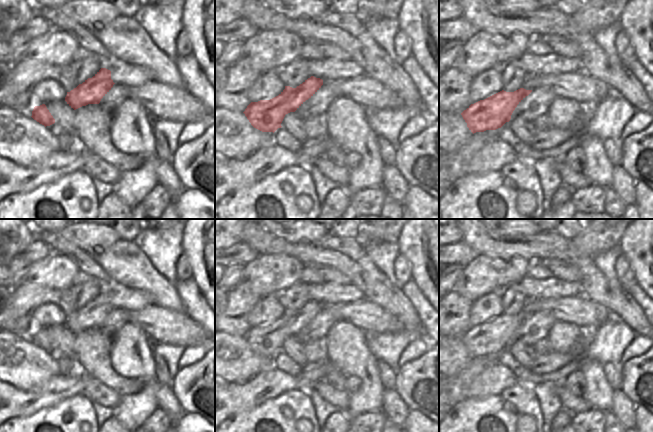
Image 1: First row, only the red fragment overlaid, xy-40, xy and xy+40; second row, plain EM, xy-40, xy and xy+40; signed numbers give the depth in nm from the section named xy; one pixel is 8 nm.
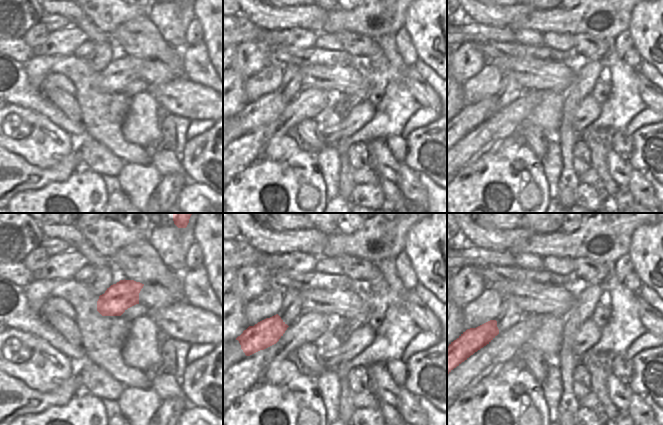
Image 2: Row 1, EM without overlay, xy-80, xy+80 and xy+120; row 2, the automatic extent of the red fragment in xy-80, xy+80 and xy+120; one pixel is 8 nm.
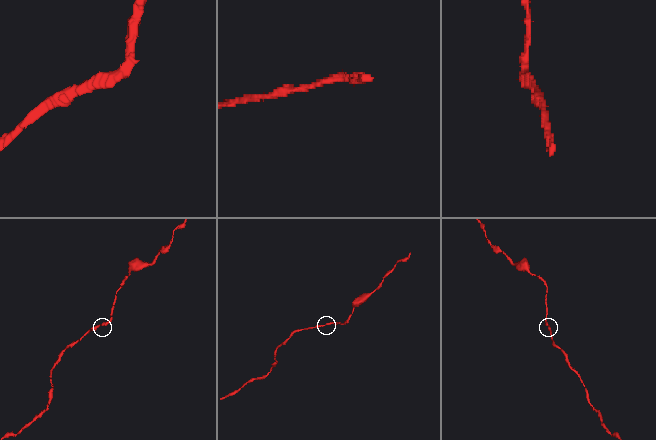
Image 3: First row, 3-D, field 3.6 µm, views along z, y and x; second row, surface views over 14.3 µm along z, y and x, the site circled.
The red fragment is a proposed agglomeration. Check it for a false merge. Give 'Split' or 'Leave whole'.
Leave whole

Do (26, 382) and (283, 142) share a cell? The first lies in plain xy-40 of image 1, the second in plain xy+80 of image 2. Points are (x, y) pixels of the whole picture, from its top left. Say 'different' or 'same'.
different

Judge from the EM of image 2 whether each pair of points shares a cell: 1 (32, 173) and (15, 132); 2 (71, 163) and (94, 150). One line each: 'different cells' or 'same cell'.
1: different cells
2: different cells

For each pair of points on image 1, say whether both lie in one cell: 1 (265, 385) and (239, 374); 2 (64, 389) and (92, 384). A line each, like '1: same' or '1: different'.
1: different
2: different

